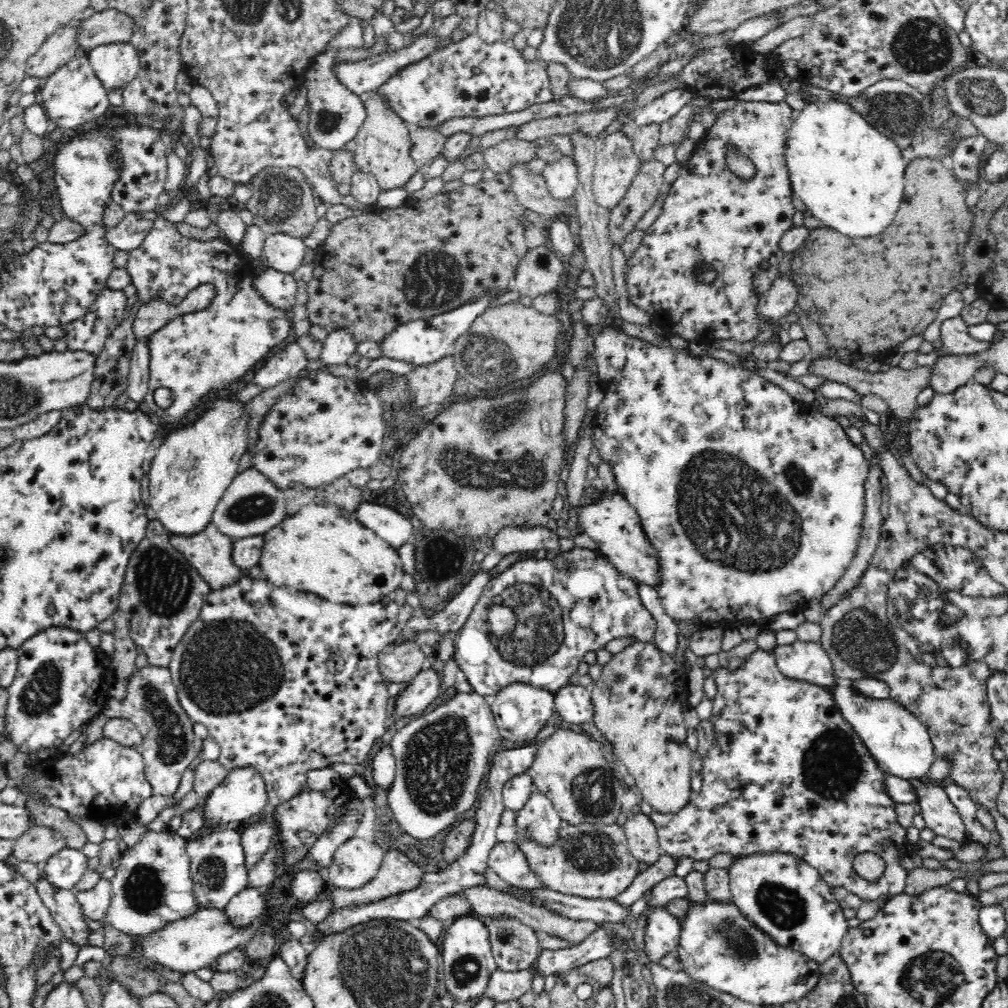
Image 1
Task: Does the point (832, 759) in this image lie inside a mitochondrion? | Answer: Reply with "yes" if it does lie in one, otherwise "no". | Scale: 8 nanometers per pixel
yes

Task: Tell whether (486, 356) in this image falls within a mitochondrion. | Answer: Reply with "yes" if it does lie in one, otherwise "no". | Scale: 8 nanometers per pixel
yes

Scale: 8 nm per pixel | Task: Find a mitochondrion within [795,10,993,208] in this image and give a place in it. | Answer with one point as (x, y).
(921, 45)

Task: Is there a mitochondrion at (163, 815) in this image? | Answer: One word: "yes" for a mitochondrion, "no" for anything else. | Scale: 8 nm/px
no

